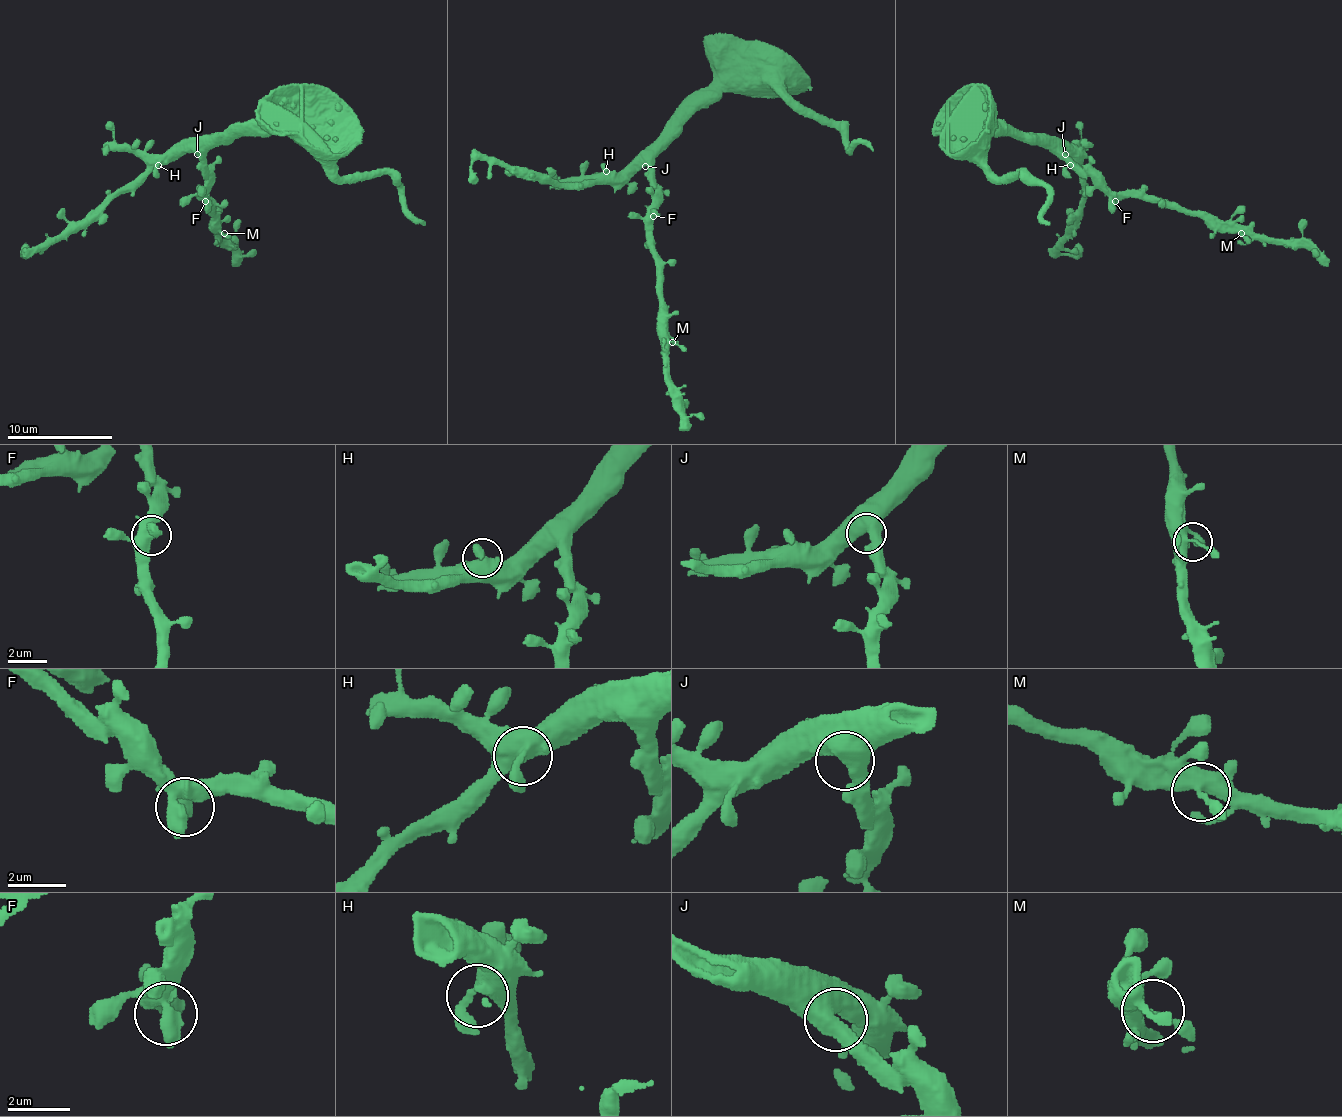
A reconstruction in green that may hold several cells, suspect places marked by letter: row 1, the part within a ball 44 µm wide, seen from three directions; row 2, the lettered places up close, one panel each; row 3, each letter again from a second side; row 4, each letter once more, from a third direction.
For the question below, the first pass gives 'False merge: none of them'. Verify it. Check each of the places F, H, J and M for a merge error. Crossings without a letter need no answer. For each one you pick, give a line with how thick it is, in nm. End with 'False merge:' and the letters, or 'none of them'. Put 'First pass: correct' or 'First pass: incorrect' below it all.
False merge: none of them
First pass: correct

